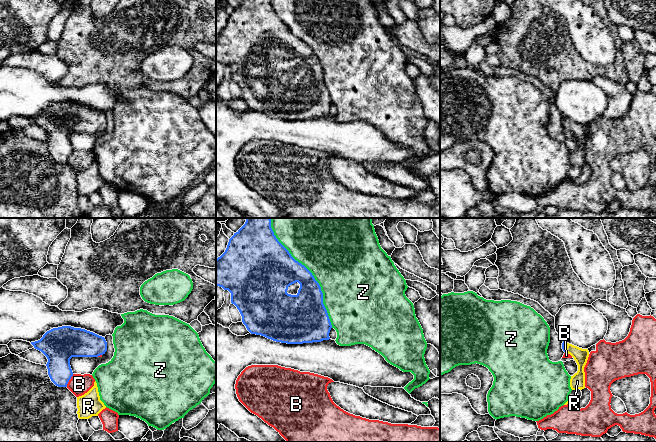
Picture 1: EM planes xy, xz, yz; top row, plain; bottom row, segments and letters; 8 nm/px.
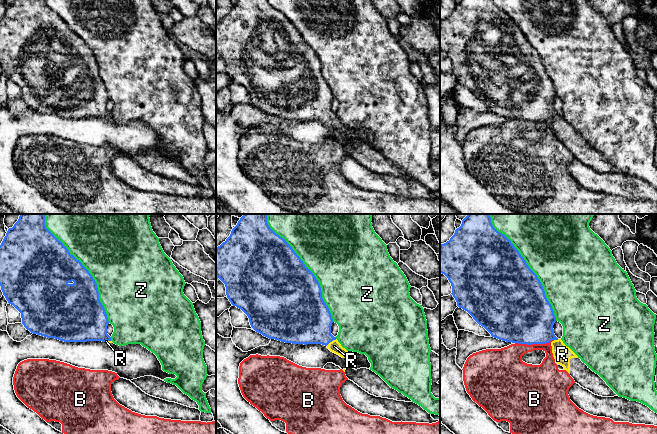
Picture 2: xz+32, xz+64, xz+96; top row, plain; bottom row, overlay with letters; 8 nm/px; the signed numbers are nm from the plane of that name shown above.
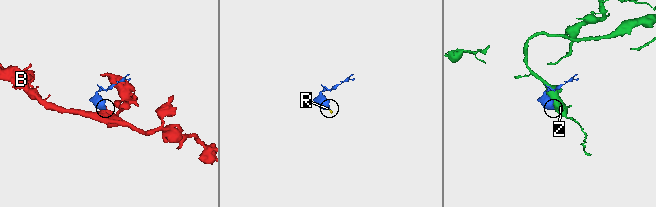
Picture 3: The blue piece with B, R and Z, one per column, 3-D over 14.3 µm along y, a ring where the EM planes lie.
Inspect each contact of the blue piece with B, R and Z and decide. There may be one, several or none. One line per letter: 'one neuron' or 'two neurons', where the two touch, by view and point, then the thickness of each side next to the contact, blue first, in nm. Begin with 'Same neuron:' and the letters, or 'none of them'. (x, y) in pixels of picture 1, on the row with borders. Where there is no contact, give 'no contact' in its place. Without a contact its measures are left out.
Same neuron: R
B: two neurons; meets blue in xy at (69, 379); 220 nm thick on the blue side, 160 nm on the other
R: one neuron; meets blue in yz at (566, 346); 50 nm thick on the blue side, 120 nm on the other
Z: two neurons; meets blue in xz at (310, 272); 300 nm thick on the blue side, 500 nm on the other

